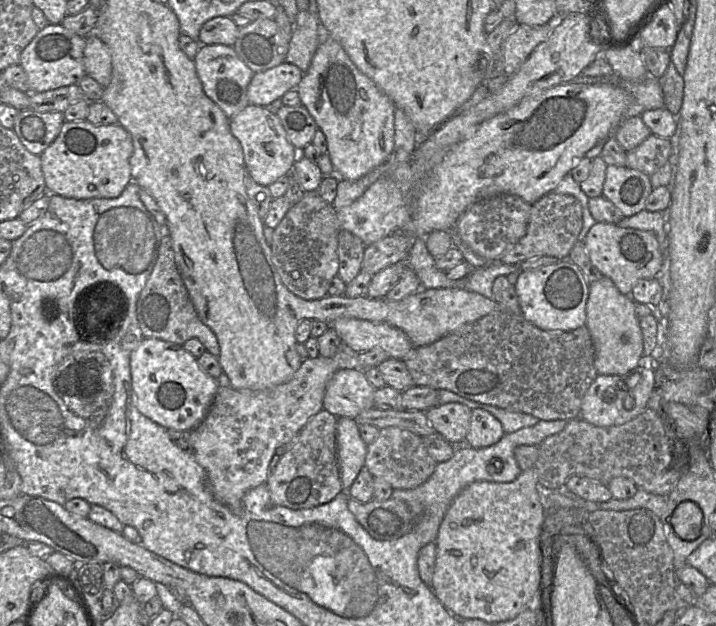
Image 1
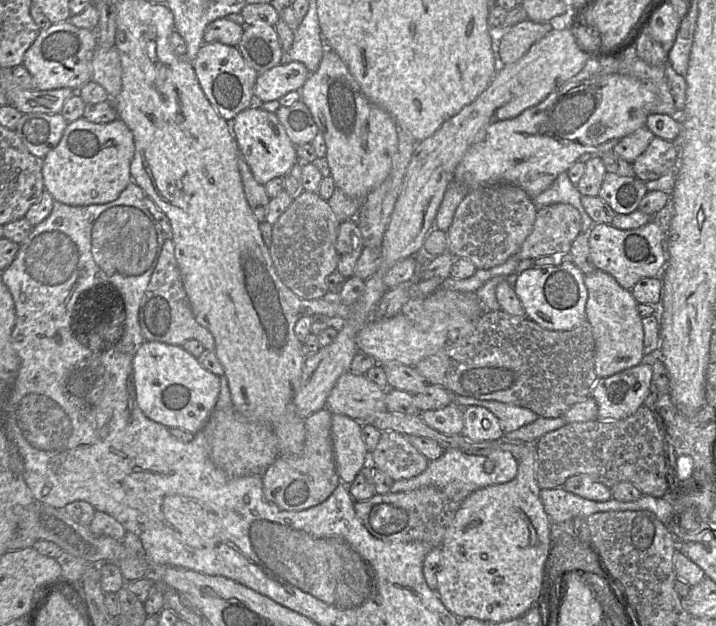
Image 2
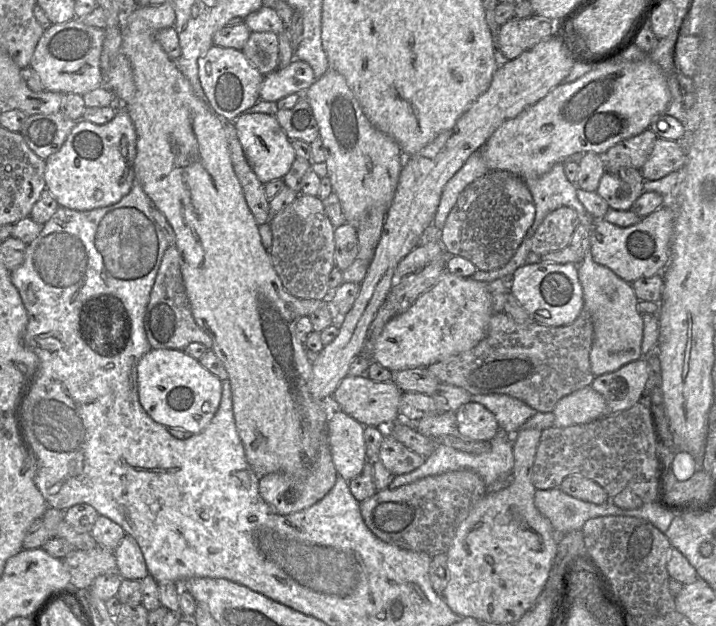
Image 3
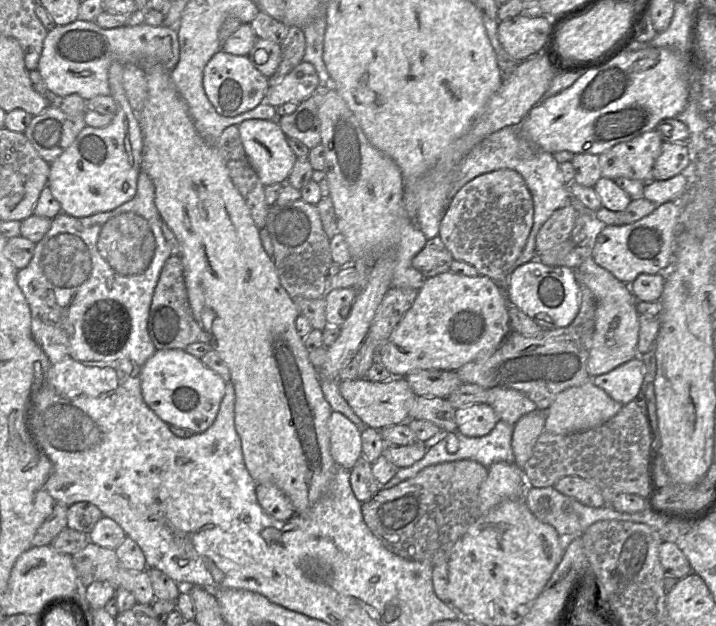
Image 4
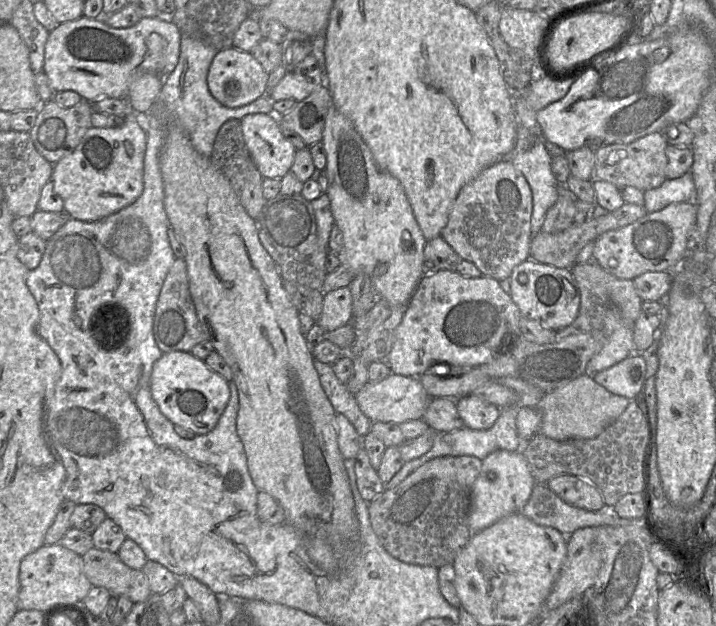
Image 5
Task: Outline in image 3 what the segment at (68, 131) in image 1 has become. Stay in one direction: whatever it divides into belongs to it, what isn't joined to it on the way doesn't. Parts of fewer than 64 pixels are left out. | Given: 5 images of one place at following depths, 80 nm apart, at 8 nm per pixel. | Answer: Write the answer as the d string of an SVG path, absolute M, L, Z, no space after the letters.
M115 99L115 107L115 117L106 124L79 120L61 149L46 160L46 188L59 206L88 211L116 204L130 192L137 134L125 106Z

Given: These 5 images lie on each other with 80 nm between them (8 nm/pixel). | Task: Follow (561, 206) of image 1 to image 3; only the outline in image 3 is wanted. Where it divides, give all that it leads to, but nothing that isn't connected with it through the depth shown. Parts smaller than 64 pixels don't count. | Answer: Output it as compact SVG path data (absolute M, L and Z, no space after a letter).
M563 206L553 210L534 233L531 252L541 256L570 246L573 232L579 223L574 209Z

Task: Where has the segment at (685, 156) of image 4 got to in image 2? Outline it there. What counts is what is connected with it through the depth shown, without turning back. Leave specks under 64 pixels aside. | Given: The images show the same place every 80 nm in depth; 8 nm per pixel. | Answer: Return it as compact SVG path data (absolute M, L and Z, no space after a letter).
M654 136L645 151L632 163L635 176L646 182L675 170L676 149L672 141Z

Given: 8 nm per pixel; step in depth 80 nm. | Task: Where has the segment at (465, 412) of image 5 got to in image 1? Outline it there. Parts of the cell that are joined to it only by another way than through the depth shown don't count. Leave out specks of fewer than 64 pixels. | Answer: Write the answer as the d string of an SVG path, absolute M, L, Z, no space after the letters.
M471 409L471 420L465 443L474 448L489 447L497 443L505 432L501 422L490 412Z

